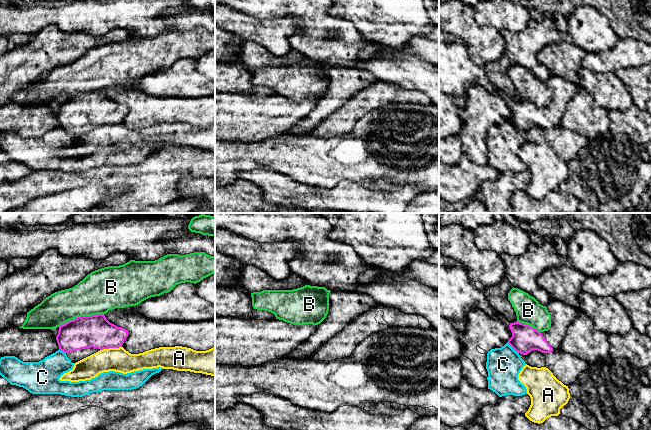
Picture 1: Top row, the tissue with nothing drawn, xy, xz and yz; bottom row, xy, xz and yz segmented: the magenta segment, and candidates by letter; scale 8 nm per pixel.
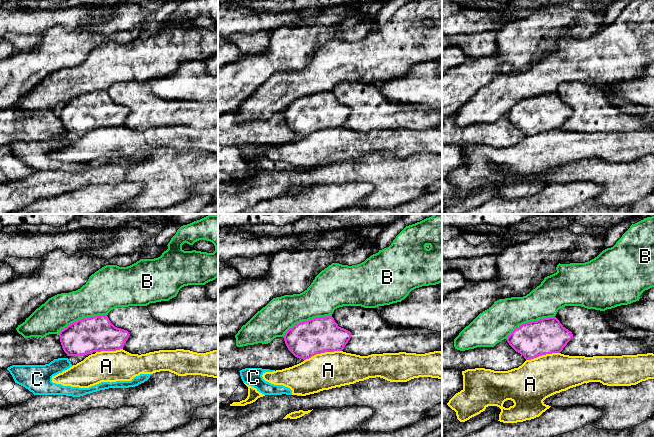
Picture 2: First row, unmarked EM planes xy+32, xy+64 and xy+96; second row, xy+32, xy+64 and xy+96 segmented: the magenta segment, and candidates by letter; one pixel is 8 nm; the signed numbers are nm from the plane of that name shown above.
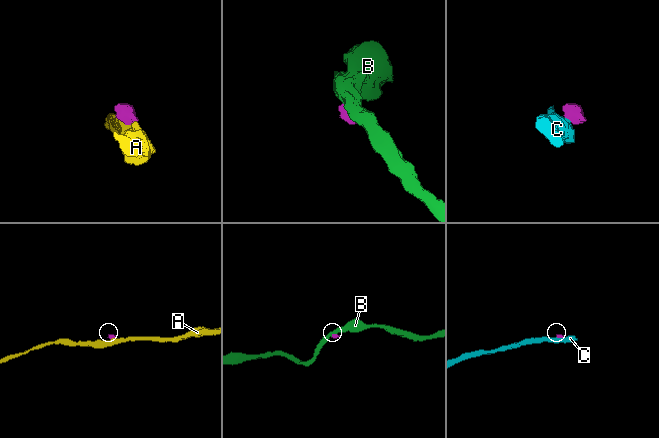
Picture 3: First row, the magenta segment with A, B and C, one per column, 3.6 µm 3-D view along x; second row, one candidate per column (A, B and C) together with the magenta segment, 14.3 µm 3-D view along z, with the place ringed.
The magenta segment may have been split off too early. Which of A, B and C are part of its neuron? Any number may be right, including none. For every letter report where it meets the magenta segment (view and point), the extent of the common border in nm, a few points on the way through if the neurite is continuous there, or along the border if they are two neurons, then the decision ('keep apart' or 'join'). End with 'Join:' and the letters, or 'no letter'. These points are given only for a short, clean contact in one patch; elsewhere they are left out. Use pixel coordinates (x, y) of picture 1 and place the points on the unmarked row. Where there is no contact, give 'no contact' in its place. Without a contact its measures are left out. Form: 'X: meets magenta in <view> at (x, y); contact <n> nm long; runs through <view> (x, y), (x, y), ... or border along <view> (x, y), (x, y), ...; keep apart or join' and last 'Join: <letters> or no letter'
A: meets magenta in xy at (110, 123); contact 180 nm long; border along xy (121, 122), (100, 126); keep apart
B: meets magenta in xy at (81, 92); contact 380 nm long; keep apart
C: meets magenta in yz at (513, 124); contact 130 nm long; border along yz (507, 118), (518, 129); keep apart
Join: no letter

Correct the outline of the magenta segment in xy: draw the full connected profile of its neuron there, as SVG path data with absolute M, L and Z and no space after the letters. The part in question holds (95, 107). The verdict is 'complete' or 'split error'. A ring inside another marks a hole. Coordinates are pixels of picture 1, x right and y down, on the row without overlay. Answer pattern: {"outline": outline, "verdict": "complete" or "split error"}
{"outline": "M105 91L81 92L59 103L56 116L72 139L100 126L122 123L128 106L110 99Z", "verdict": "split error"}

